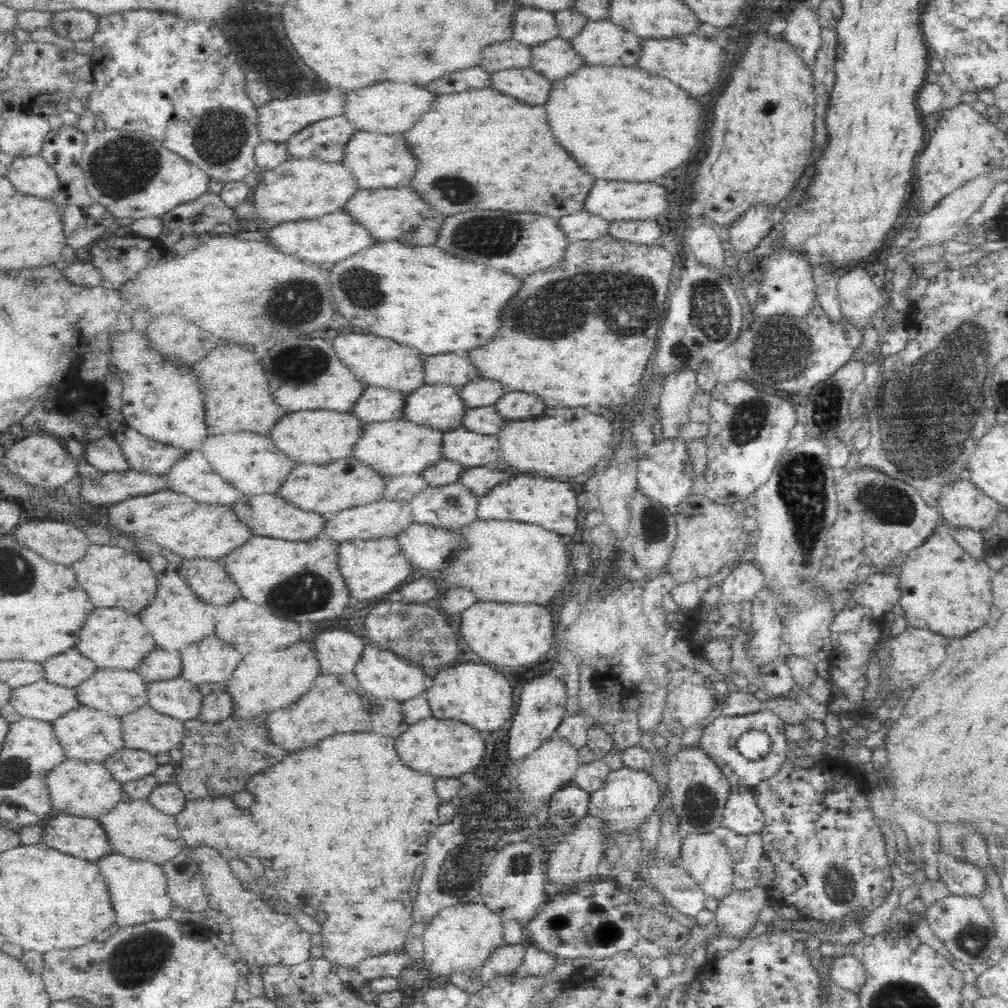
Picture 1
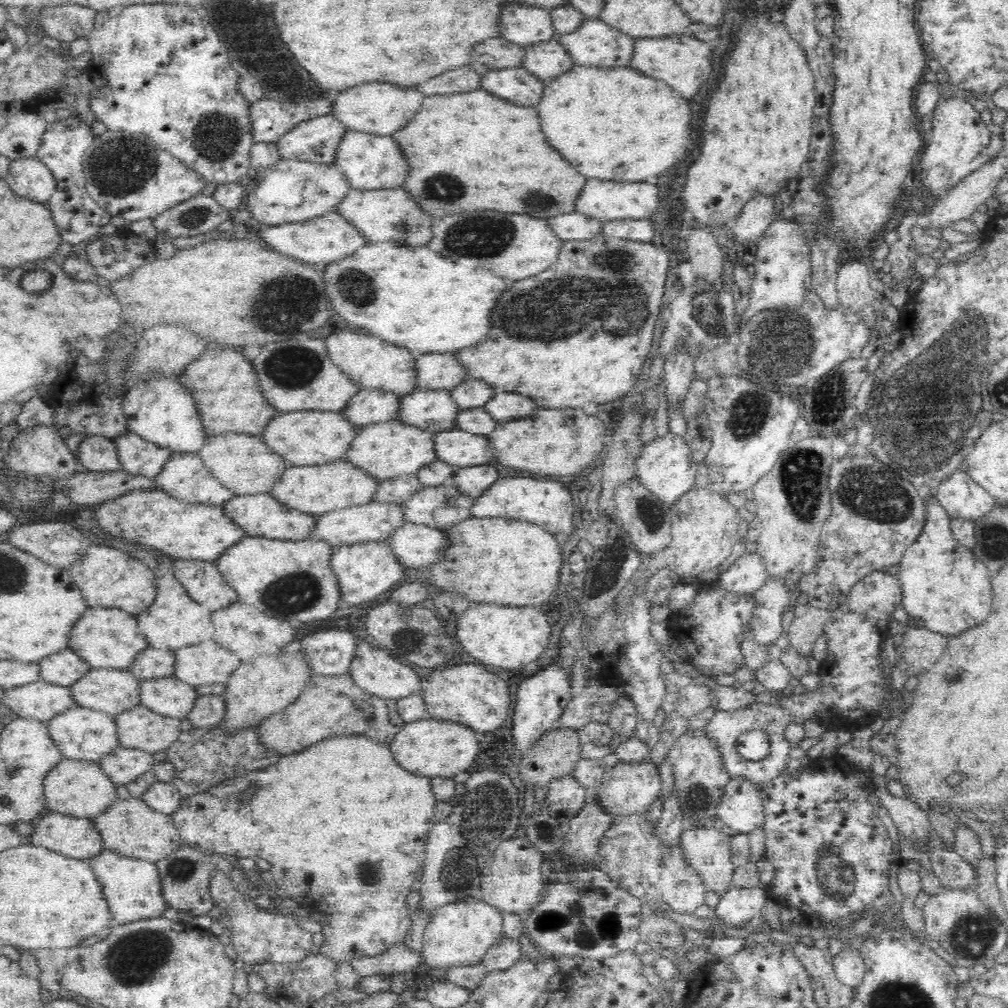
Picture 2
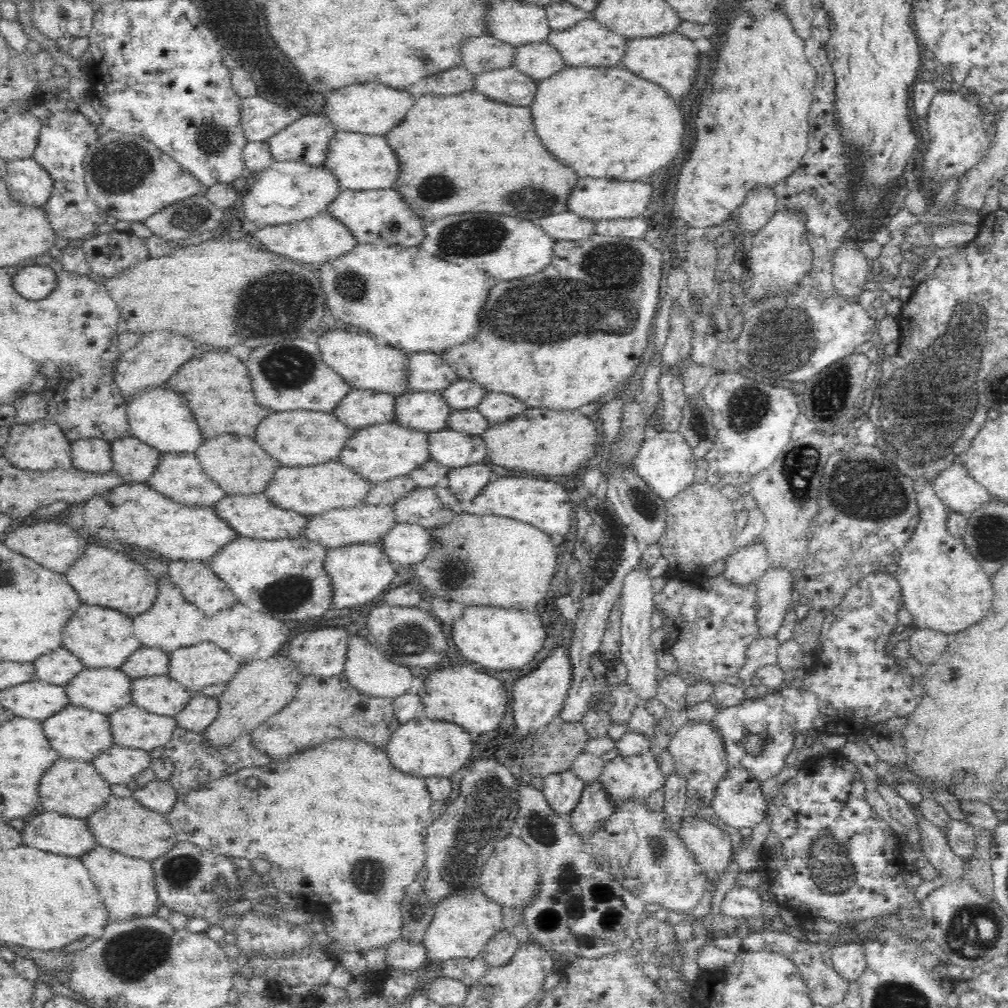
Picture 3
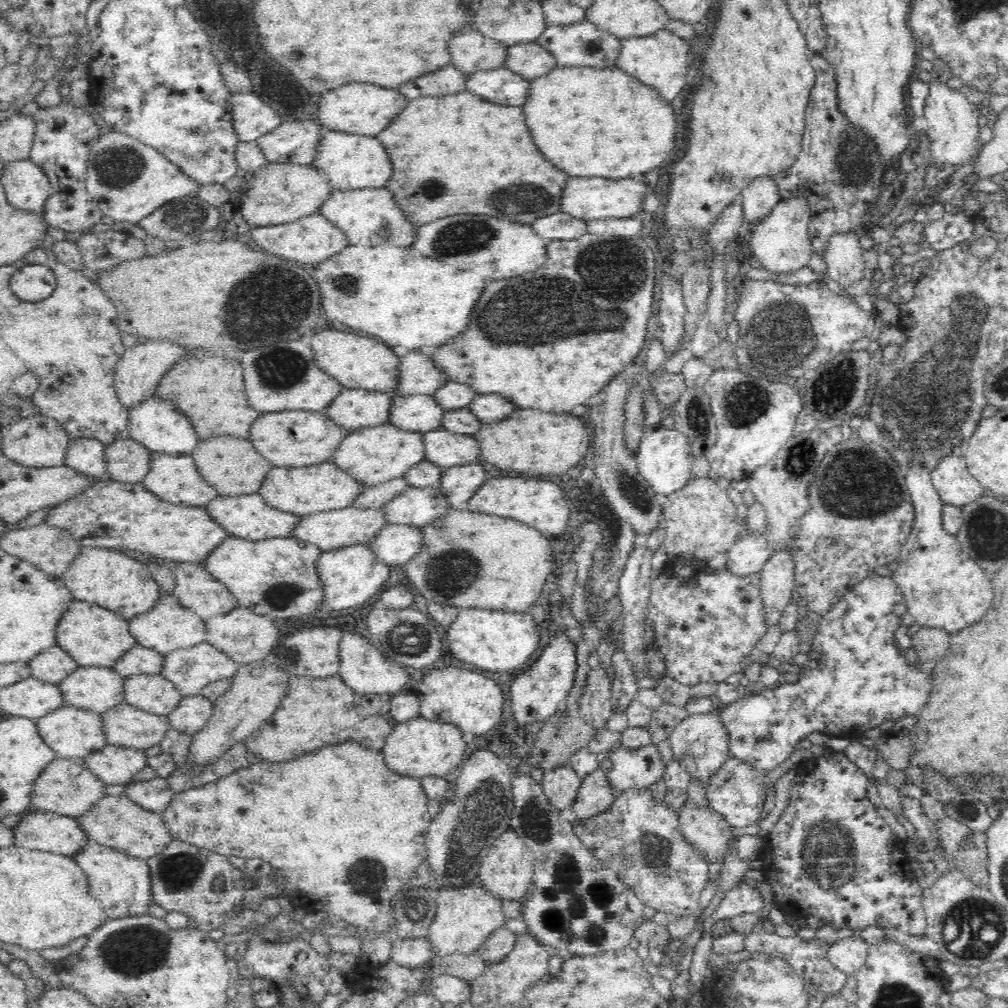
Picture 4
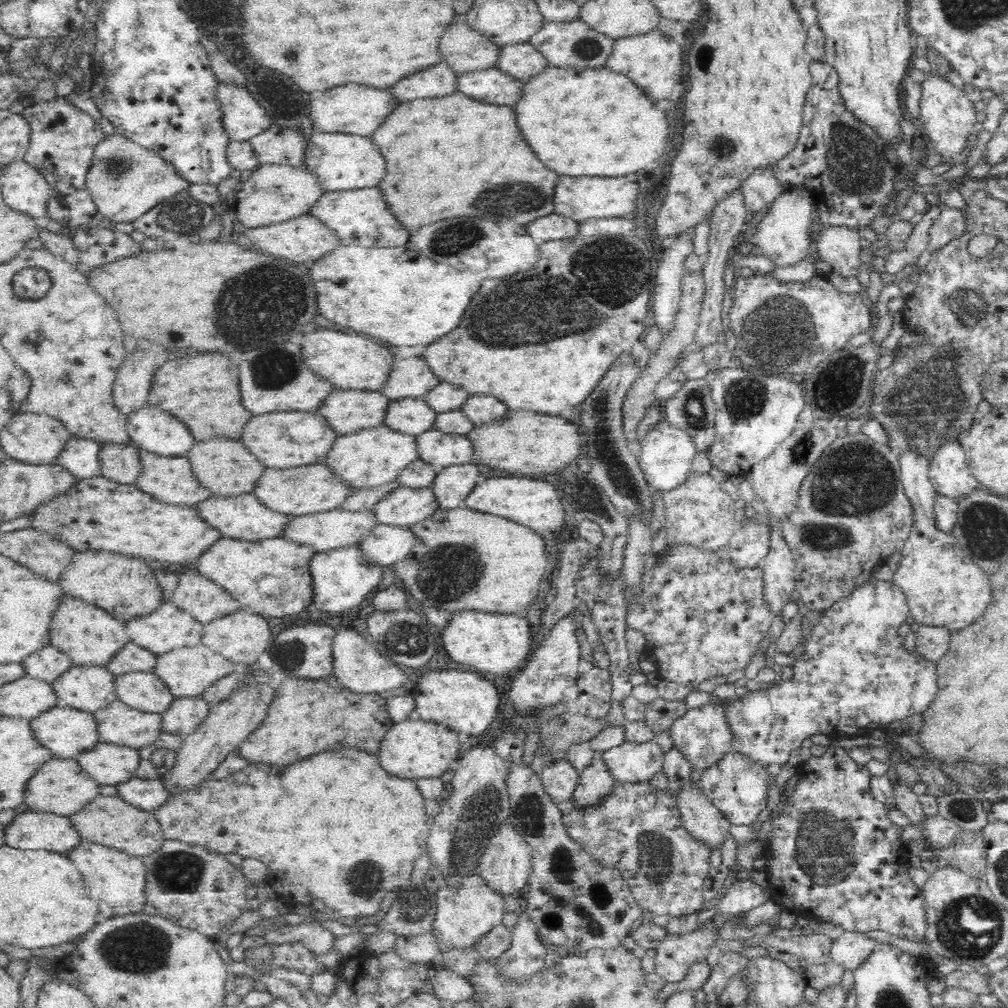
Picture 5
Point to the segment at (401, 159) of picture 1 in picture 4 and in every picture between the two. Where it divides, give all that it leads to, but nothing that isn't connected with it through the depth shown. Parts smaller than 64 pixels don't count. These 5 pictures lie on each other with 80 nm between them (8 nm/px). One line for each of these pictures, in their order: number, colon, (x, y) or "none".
2: (370, 161)
3: (361, 161)
4: (352, 161)

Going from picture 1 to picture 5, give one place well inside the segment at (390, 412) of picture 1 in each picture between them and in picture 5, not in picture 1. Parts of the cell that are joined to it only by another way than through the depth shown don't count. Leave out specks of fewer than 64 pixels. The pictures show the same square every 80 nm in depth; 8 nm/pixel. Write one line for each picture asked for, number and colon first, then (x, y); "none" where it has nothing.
2: (372, 406)
3: (362, 408)
4: (355, 408)
5: (348, 410)

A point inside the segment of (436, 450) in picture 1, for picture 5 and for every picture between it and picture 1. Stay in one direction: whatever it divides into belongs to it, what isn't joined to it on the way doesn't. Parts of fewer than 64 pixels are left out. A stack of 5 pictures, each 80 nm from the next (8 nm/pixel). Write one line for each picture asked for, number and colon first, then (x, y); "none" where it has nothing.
2: (391, 448)
3: (378, 452)
4: (374, 455)
5: (371, 457)

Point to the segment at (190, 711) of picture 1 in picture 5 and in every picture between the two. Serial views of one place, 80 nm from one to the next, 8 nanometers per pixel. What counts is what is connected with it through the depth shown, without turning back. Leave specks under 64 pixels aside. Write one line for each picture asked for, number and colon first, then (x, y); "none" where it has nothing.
2: (170, 696)
3: (162, 695)
4: (156, 694)
5: (147, 692)

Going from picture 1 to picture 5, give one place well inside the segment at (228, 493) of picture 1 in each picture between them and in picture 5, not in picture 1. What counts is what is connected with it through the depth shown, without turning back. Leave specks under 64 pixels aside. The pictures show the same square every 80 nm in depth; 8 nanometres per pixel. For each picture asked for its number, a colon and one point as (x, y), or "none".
2: (185, 476)
3: (180, 477)
4: (176, 479)
5: (170, 480)

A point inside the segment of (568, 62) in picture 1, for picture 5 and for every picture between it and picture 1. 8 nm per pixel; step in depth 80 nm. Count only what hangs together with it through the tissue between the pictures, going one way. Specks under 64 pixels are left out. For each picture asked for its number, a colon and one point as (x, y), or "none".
2: (547, 60)
3: (541, 60)
4: (532, 60)
5: (524, 61)

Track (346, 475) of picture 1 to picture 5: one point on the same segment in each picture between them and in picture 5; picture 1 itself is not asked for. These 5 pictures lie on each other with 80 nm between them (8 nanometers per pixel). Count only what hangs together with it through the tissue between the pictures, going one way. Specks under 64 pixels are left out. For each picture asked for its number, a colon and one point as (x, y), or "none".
2: (311, 489)
3: (311, 490)
4: (306, 490)
5: (298, 491)

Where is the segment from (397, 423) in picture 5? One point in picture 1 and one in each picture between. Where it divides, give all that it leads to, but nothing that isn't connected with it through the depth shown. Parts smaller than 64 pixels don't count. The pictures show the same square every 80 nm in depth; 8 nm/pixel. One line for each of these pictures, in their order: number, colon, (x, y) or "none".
1: (441, 406)
2: (435, 409)
3: (427, 411)
4: (421, 412)

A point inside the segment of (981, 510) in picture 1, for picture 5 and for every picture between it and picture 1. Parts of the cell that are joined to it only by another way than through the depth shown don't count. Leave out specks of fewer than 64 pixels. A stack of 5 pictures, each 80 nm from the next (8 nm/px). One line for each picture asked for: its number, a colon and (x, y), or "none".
2: (960, 497)
3: (959, 492)
4: (956, 486)
5: (949, 473)

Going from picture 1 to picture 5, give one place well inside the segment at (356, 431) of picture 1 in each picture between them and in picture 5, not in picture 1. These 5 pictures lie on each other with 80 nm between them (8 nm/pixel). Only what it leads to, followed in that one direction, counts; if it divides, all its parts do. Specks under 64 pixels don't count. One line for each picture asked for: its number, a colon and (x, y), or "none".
2: (309, 438)
3: (296, 438)
4: (299, 439)
5: (290, 439)

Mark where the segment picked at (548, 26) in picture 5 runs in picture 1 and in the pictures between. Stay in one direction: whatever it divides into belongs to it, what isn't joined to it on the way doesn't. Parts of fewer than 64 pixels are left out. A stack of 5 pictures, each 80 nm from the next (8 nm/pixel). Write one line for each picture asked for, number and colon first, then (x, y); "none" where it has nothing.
1: (601, 42)
2: (596, 43)
3: (589, 43)
4: (583, 44)

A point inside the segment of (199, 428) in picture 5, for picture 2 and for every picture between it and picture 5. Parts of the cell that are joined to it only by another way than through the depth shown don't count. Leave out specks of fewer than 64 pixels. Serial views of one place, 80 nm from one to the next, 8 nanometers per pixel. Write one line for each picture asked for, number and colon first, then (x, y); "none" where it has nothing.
2: (231, 399)
3: (218, 385)
4: (211, 389)

